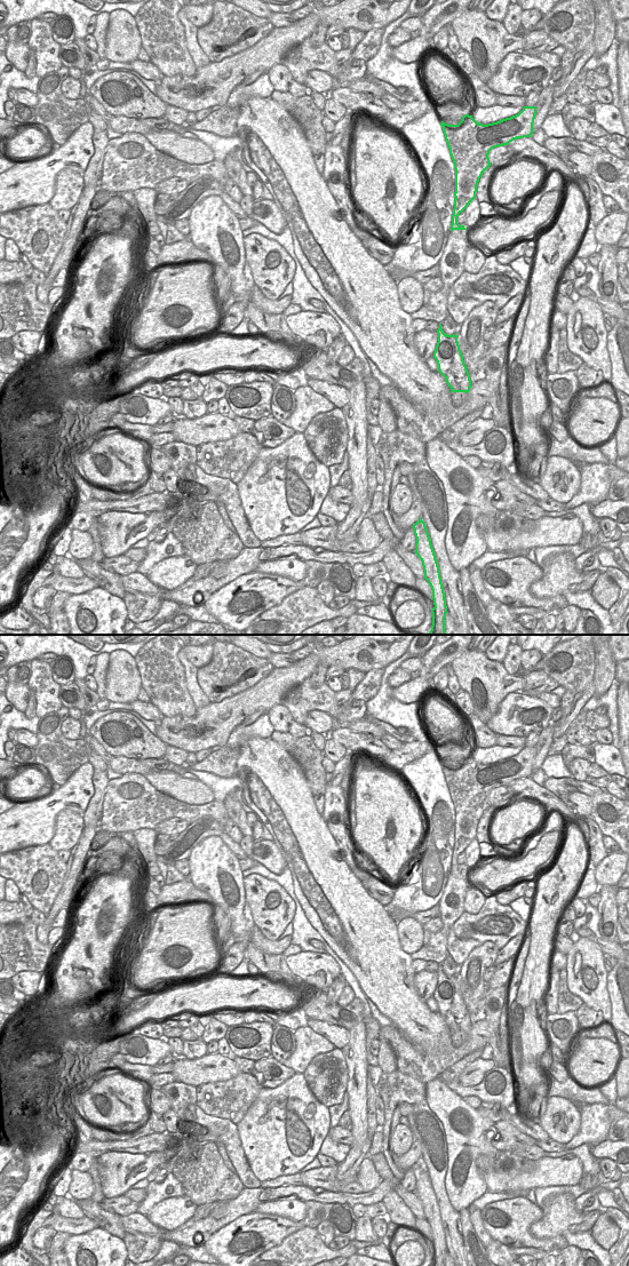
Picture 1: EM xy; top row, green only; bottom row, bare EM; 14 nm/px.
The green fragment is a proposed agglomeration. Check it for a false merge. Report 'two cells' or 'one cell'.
two cells

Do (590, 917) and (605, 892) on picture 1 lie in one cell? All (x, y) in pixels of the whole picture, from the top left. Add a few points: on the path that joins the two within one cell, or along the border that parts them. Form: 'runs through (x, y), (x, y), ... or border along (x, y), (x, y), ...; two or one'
border along (596, 908), (598, 913), (598, 931), (602, 934); two

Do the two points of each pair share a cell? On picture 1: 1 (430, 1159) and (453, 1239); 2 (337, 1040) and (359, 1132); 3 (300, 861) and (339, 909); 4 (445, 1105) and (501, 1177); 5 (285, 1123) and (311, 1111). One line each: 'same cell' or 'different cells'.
1: same cell
2: different cells
3: same cell
4: different cells
5: same cell

